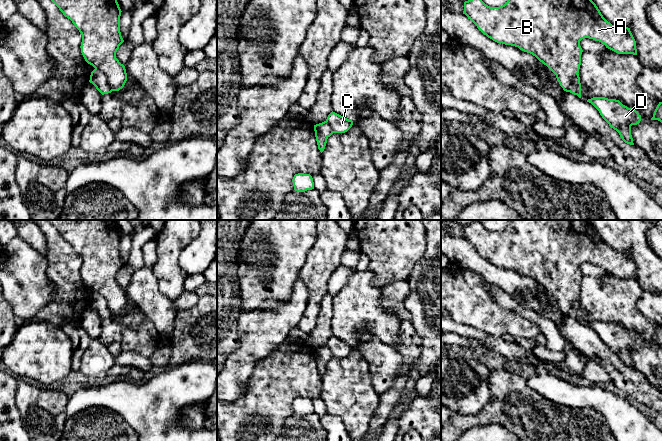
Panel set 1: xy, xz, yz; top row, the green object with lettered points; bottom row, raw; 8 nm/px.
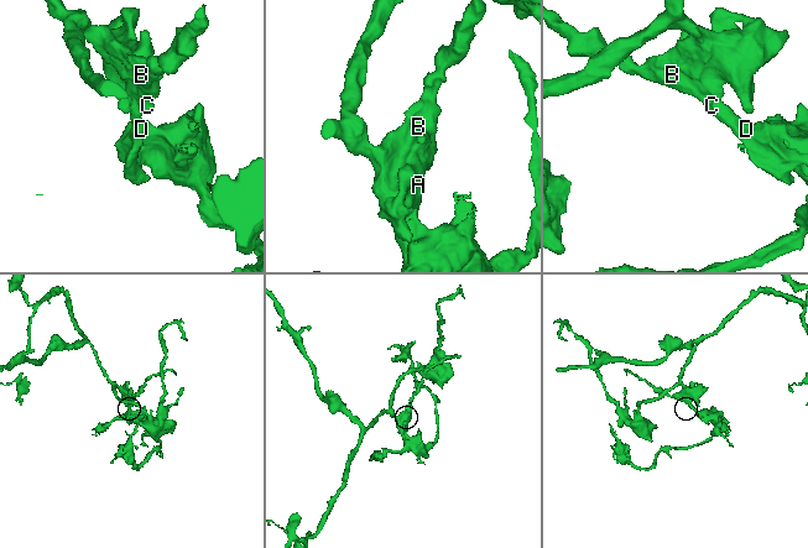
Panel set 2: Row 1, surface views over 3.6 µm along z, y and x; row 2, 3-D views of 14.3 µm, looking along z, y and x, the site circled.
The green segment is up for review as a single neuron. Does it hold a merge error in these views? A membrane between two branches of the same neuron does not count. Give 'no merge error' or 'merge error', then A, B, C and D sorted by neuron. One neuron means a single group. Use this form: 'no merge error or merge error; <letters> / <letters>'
merge error; A B C / D

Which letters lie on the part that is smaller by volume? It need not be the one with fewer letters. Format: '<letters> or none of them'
D

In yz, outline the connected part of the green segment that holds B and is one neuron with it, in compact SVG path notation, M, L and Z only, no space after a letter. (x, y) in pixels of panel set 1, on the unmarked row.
M474 220L464 226L463 238L493 265L518 271L535 280L556 299L566 316L579 297L582 263L599 265L618 278L637 279L636 265L630 252L608 246L588 220L508 220L507 226L499 231L490 231Z

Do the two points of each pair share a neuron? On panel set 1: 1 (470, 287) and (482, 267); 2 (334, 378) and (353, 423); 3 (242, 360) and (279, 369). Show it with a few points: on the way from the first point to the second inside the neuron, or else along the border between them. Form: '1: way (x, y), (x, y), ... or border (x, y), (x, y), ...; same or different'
1: border (457, 264), (476, 272), (486, 282); different
2: way (345, 389), (350, 396), (350, 406), (353, 412); same
3: border (274, 349), (256, 362), (246, 385); different

